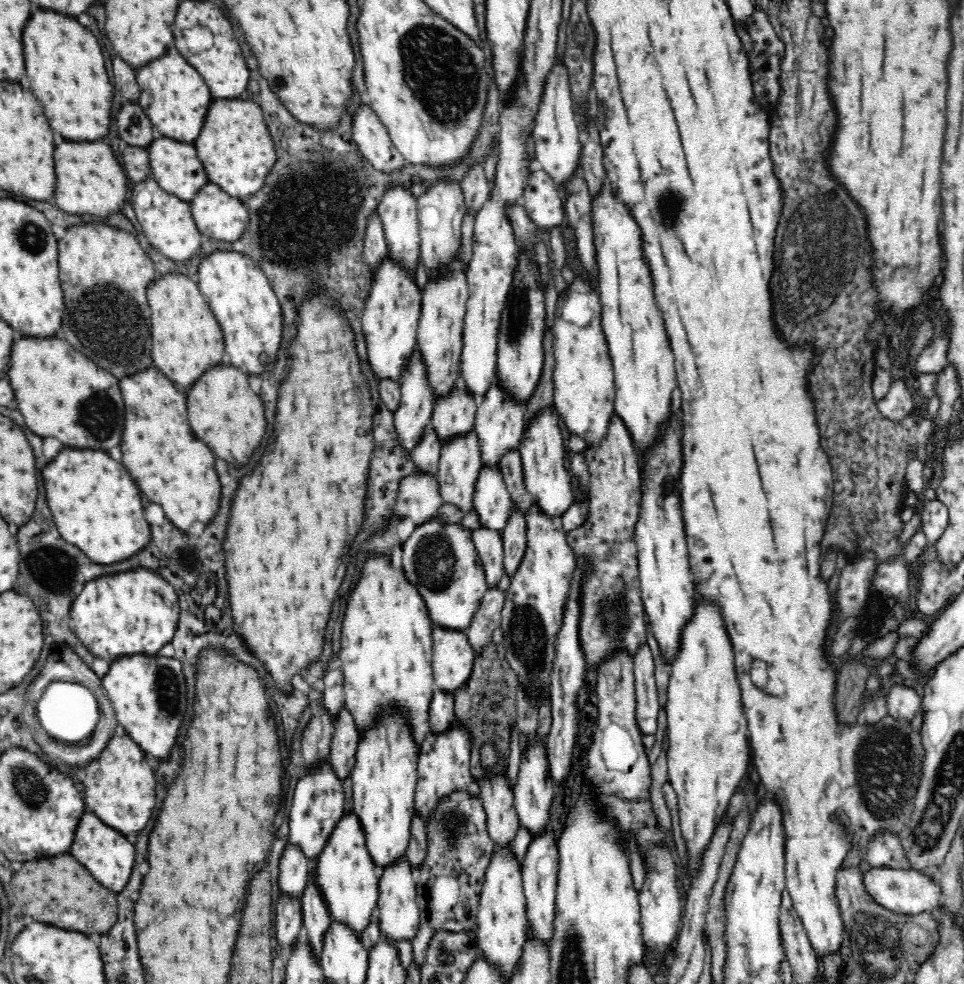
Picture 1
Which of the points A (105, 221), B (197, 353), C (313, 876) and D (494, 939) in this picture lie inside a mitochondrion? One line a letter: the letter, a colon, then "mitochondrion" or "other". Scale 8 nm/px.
A: other
B: other
C: other
D: other

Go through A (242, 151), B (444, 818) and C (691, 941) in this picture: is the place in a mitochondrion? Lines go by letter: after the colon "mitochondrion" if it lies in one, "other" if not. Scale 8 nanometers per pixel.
A: other
B: mitochondrion
C: other

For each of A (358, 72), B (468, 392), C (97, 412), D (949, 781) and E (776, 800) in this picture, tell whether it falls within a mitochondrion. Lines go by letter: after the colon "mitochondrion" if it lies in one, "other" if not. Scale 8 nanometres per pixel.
A: other
B: other
C: mitochondrion
D: mitochondrion
E: other

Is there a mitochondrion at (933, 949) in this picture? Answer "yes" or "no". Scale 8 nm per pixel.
no

